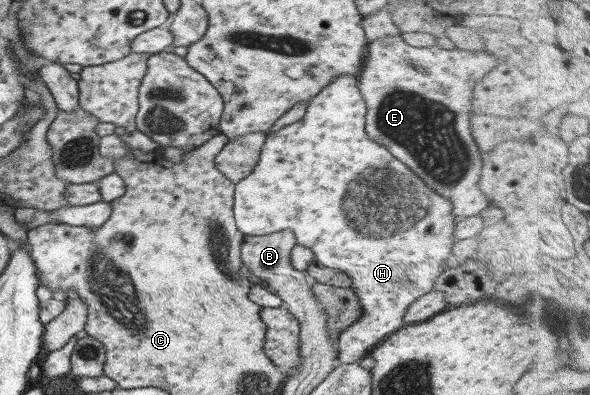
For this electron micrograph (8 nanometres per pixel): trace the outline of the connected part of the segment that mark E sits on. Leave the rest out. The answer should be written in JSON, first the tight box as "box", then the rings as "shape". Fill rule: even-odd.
{"box":[358,36,496,219],"shape":[[[401,36],[376,40],[368,46],[364,66],[359,72],[358,88],[367,109],[366,134],[414,171],[426,185],[452,203],[452,213],[459,219],[478,215],[490,206],[479,186],[483,153],[480,152],[470,126],[474,86],[496,66],[496,58],[488,52],[444,50],[438,45],[413,48]]]}

